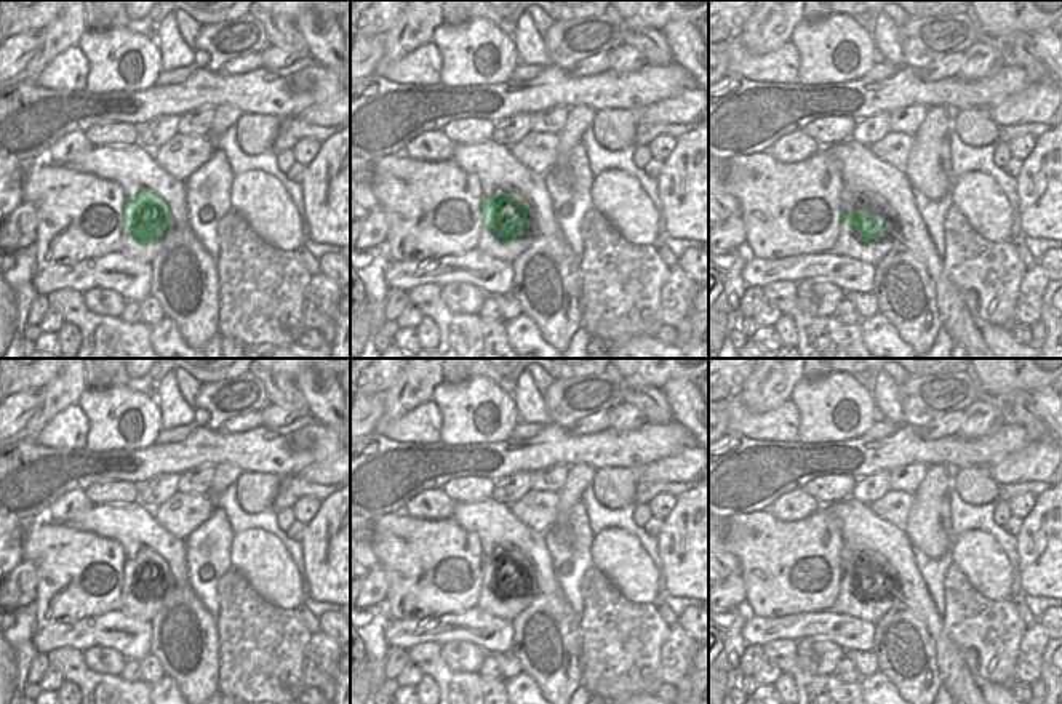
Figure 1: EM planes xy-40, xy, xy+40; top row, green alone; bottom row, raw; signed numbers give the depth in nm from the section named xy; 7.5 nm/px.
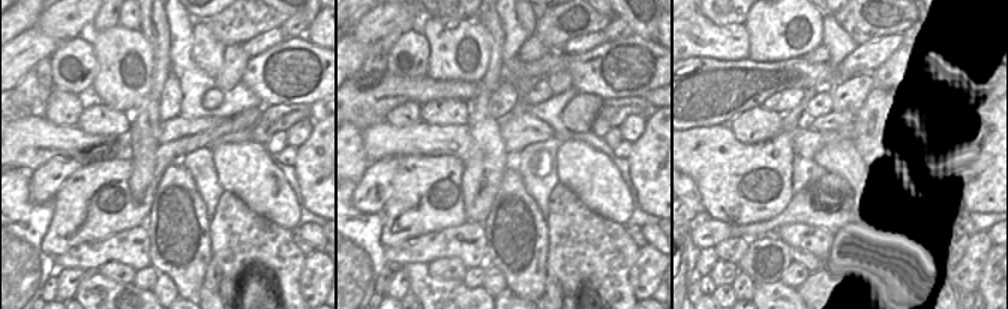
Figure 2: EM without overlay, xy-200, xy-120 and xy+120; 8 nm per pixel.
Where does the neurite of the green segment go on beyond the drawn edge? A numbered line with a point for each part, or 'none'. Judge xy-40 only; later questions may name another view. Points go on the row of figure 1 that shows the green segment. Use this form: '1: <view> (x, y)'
1: xy-40 (130, 247)

